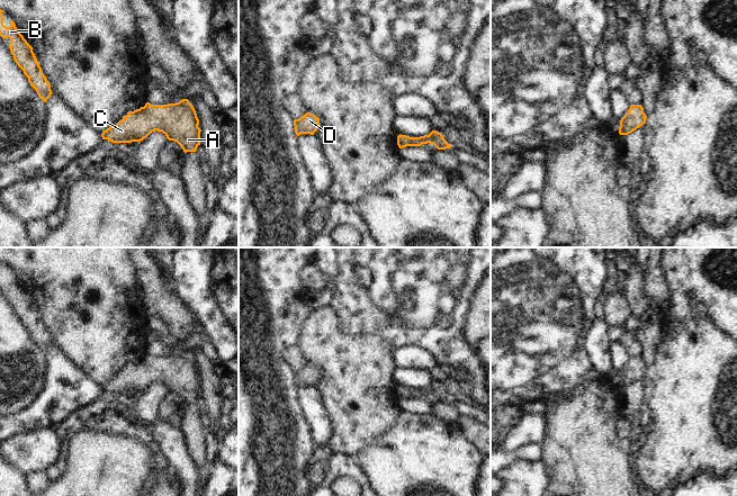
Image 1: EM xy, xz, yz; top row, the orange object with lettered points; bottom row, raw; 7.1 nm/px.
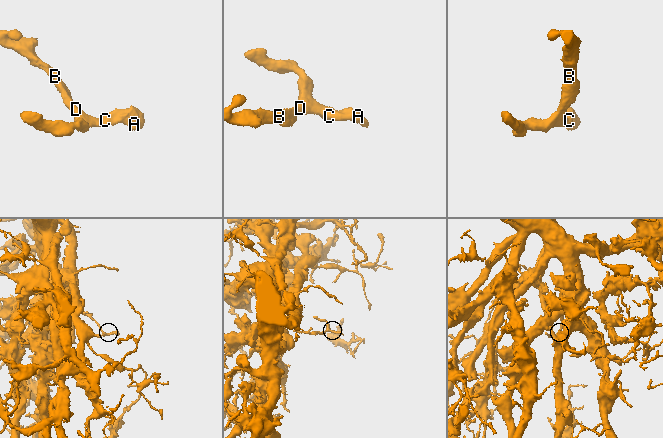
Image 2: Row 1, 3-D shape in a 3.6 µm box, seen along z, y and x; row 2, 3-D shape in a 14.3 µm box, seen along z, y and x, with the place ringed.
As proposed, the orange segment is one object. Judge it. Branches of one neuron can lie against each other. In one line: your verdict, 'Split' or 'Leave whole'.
Leave whole

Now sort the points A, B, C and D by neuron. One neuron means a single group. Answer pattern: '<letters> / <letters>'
A B C D

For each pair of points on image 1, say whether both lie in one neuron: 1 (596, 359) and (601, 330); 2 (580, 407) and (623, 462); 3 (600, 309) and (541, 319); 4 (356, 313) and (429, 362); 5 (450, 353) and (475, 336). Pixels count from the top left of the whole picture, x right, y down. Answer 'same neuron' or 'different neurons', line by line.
1: same neuron
2: same neuron
3: different neurons
4: different neurons
5: different neurons

